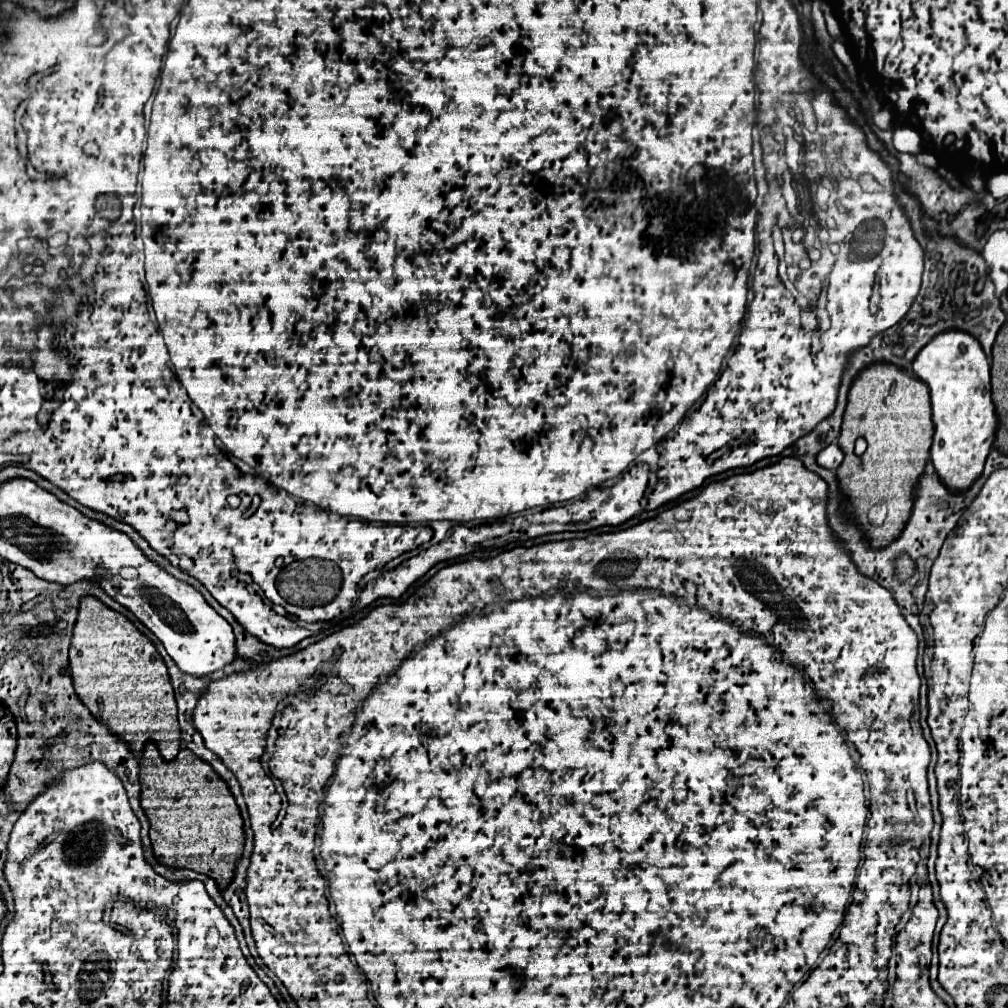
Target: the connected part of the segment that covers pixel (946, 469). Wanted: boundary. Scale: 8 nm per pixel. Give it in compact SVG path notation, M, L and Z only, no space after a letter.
M942 331L932 337L912 361L912 373L922 379L932 397L934 439L930 459L950 489L968 489L982 473L984 461L996 441L996 407L990 397L990 363L984 349L966 331Z

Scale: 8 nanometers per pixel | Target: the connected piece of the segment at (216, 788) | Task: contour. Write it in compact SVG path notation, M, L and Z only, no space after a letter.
M148 741L140 757L140 785L142 785L140 803L150 821L150 839L158 861L170 867L186 867L204 873L212 877L220 889L224 889L234 877L236 861L242 855L242 847L244 847L242 817L228 789L228 783L224 783L224 779L220 779L220 775L216 775L216 771L212 771L208 763L196 759L196 755L188 751L188 747L182 747L176 759L166 761L158 753L158 747Z

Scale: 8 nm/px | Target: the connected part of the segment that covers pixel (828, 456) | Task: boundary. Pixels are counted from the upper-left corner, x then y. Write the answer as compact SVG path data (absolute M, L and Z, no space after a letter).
M830 443L830 445L824 447L824 449L818 453L818 457L816 457L816 461L818 461L822 467L832 469L832 471L838 469L838 465L842 463L842 459L844 459L844 451L840 451L838 443Z

